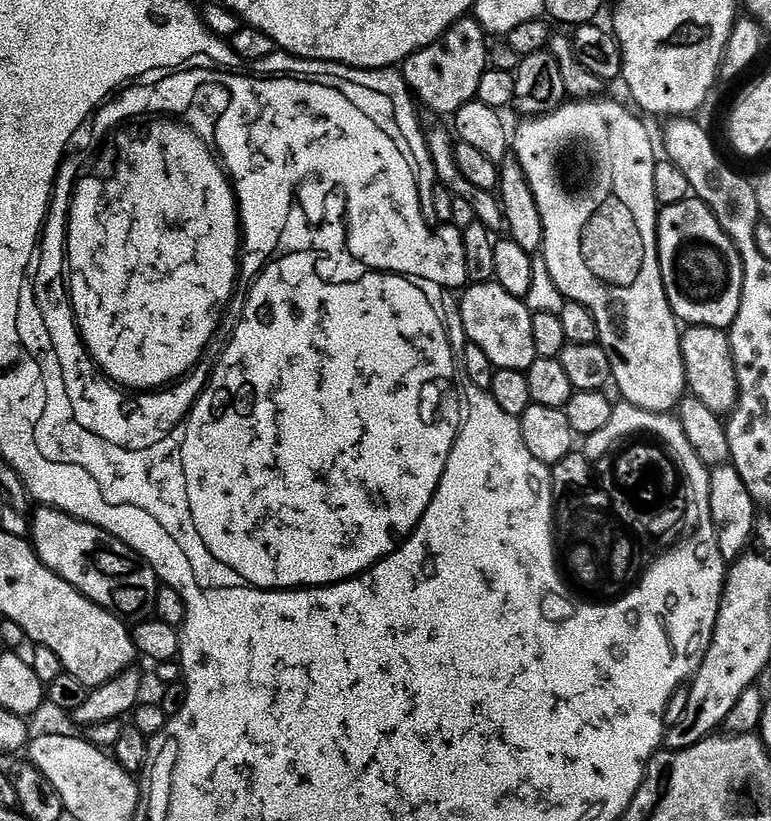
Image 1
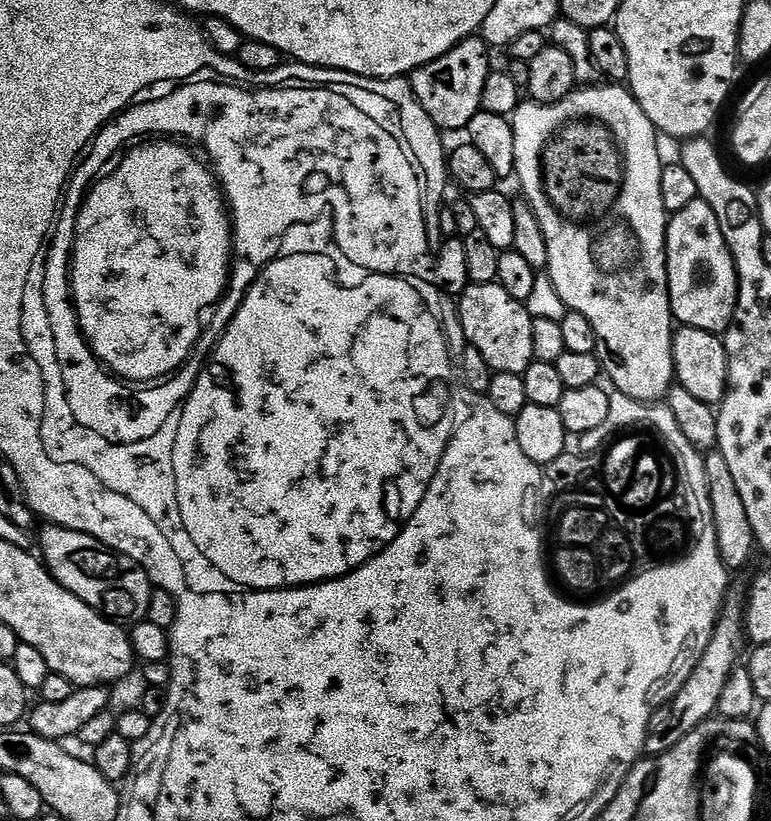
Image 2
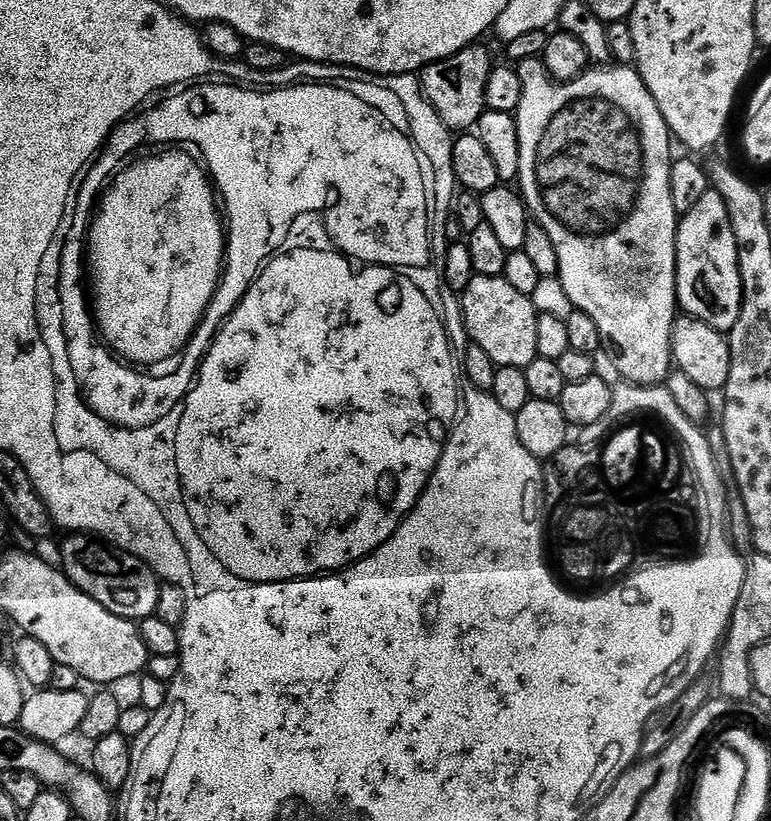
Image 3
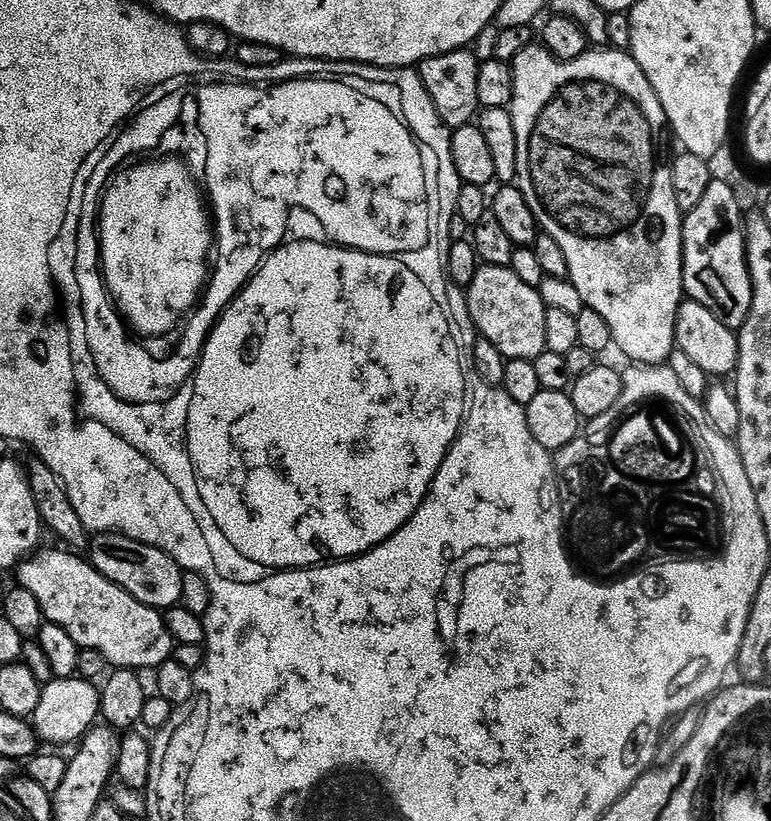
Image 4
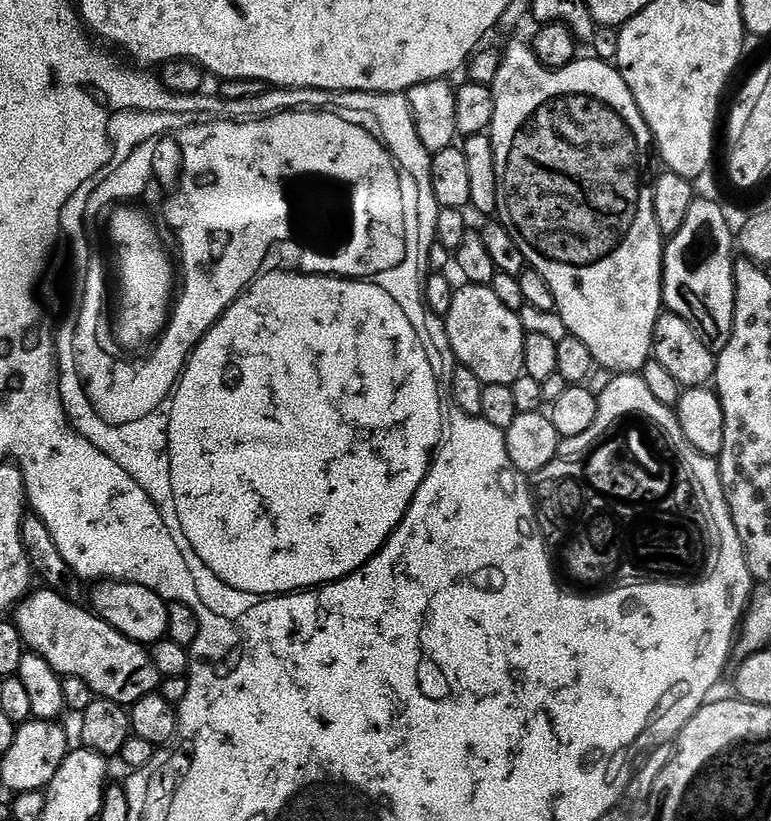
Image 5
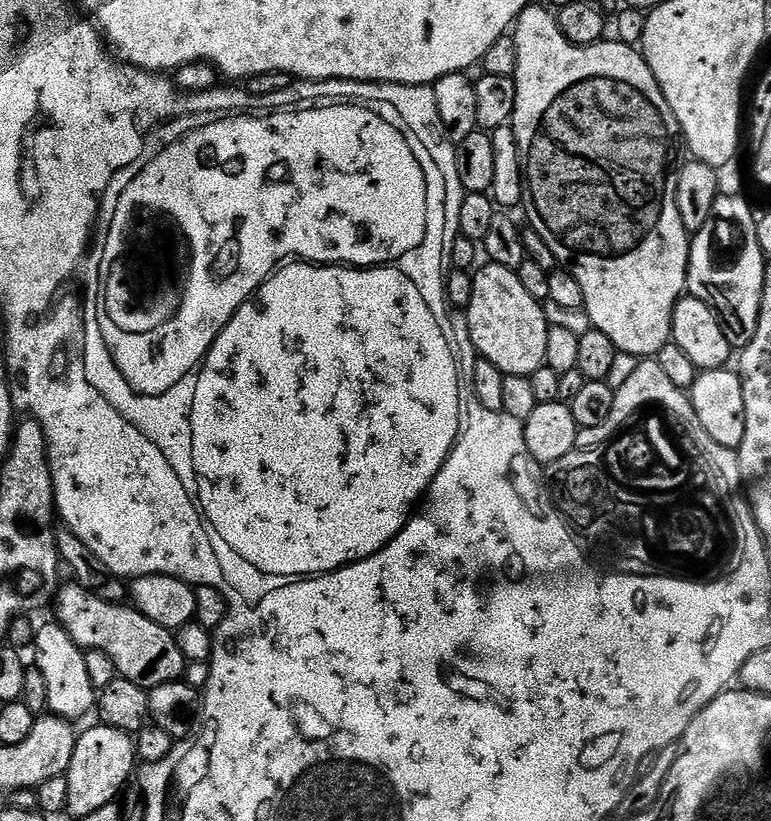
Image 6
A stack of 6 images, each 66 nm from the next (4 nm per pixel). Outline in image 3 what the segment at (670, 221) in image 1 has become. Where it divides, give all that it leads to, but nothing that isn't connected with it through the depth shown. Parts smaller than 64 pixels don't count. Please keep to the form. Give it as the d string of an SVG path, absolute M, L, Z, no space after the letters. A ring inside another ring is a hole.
M709 190L702 194L689 212L683 213L676 230L676 303L687 315L706 322L714 330L728 334L738 322L740 307L744 304L744 279L740 273L740 247L736 244L734 230L726 202L720 193Z

